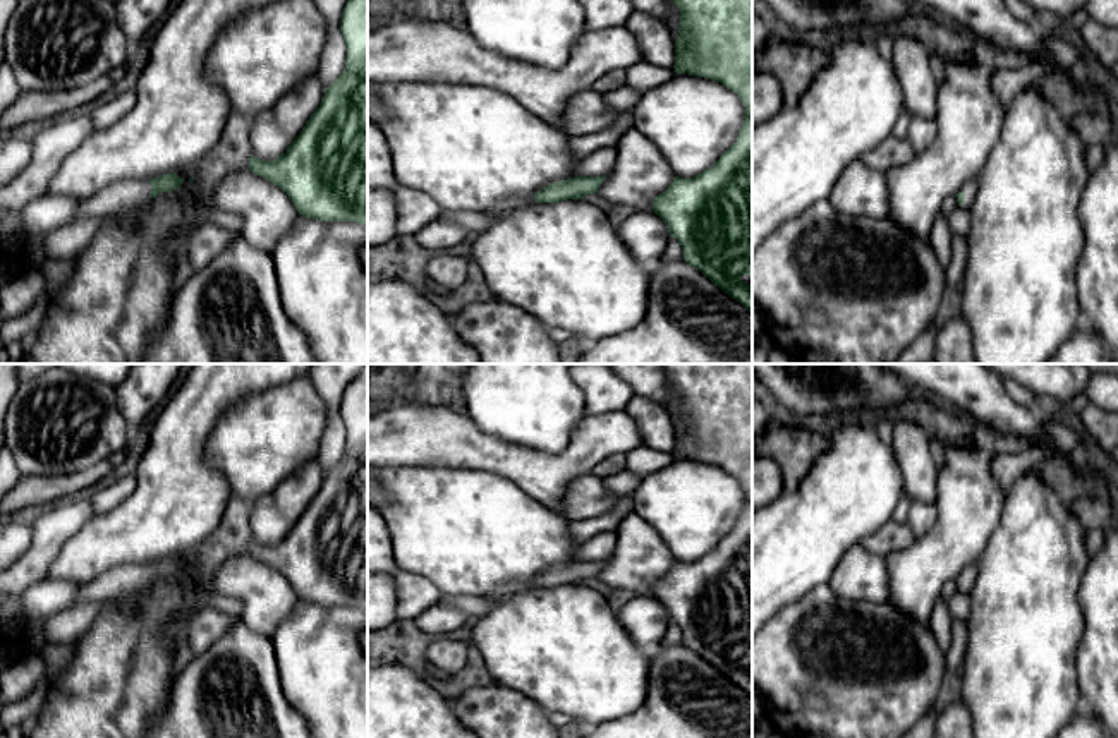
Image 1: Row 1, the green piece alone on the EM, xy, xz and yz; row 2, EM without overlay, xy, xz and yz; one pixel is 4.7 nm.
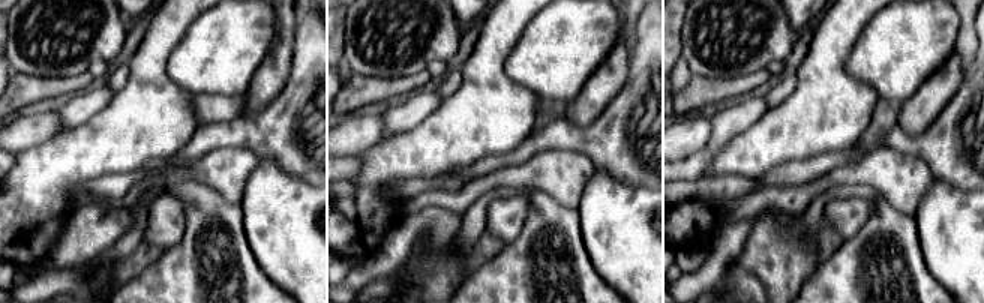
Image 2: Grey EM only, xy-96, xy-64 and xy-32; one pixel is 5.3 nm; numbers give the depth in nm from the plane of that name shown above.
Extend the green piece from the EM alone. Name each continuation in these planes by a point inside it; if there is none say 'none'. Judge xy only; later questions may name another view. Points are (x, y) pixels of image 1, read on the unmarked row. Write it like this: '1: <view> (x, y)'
1: xy (127, 580)

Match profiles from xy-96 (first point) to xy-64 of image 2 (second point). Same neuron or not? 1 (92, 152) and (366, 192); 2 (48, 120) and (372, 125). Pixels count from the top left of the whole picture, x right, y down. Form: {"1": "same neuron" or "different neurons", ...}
{"1": "same neuron", "2": "same neuron"}

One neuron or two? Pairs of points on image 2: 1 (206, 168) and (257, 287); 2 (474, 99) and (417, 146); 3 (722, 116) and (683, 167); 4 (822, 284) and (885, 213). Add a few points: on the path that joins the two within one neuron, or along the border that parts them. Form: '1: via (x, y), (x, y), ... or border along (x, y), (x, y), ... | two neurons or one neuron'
1: border along (180, 182), (206, 183), (228, 201), (239, 204) | two neurons
2: via (461, 113), (431, 143) | one neuron
3: via (722, 131), (716, 144), (698, 162) | one neuron
4: via (840, 266), (870, 231) | one neuron

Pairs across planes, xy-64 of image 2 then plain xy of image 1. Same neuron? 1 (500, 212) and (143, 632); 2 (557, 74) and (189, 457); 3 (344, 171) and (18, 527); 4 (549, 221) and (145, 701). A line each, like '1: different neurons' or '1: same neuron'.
1: different neurons
2: different neurons
3: different neurons
4: different neurons

